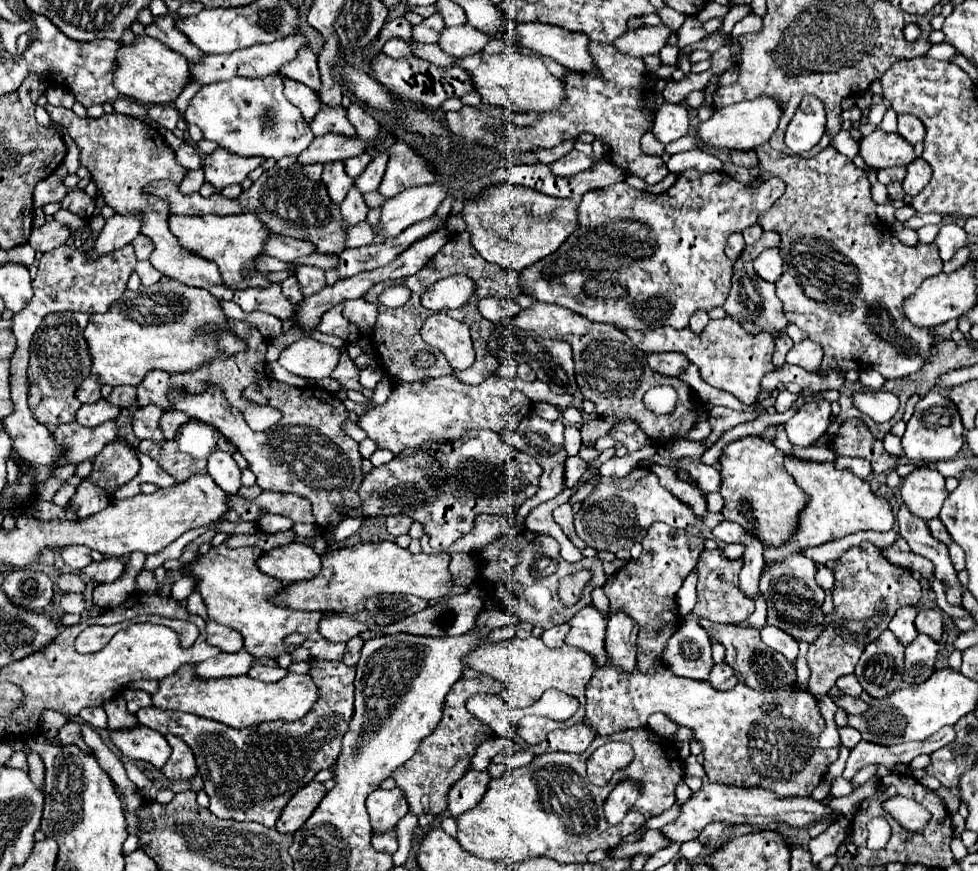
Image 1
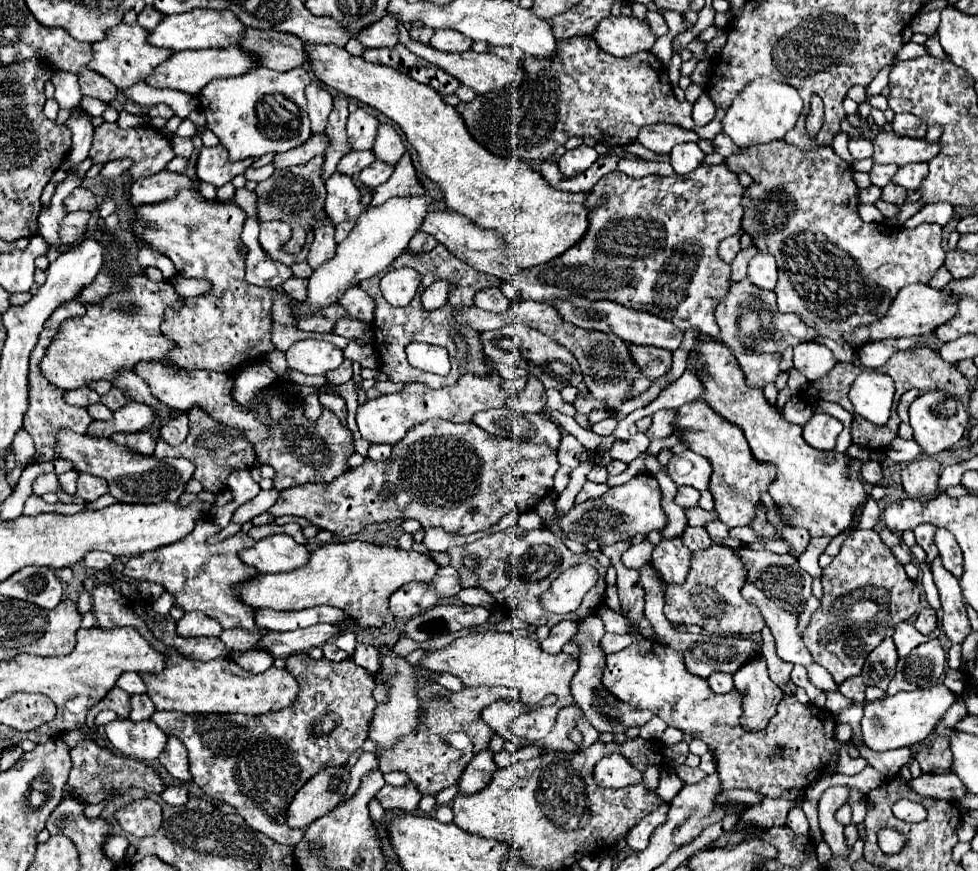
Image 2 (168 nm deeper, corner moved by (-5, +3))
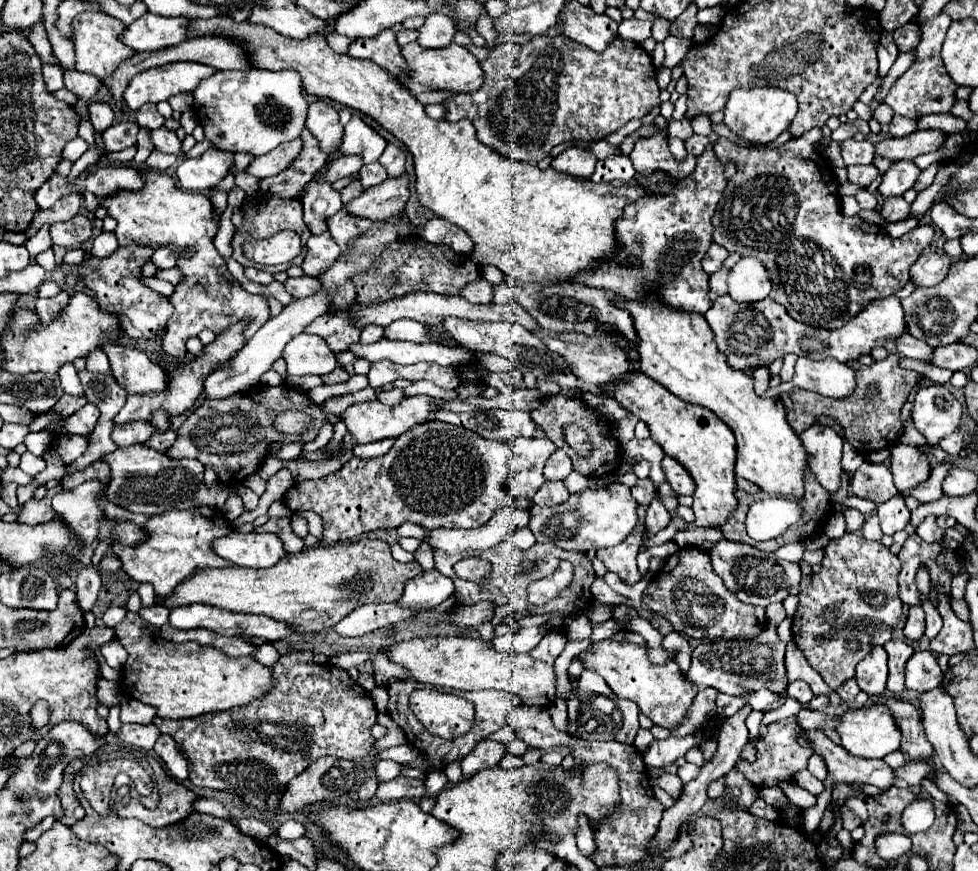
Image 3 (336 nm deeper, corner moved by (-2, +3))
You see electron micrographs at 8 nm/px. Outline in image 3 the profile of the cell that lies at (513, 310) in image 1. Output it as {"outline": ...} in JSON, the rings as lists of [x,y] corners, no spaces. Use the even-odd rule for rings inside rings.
{"outline":[[[482,278],[482,280],[476,280],[476,282],[468,284],[460,294],[472,304],[490,304],[492,296],[494,296],[494,288],[488,280]]]}

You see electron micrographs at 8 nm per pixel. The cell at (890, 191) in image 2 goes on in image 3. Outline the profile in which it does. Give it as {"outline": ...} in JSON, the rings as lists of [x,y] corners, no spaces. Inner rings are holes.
{"outline":[[[898,196],[898,198],[884,198],[882,204],[882,216],[890,222],[900,222],[910,216],[910,204]]]}

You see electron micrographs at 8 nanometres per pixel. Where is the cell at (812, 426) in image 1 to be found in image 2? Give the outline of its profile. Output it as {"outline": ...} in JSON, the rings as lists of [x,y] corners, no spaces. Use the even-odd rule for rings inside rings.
{"outline":[[[815,414],[805,426],[803,426],[803,438],[809,446],[817,450],[835,450],[837,436],[841,434],[843,424],[827,414]]]}

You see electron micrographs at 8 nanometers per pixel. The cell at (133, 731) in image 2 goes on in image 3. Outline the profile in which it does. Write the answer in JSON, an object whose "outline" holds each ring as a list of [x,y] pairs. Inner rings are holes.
{"outline":[[[122,724],[116,736],[128,746],[136,746],[144,752],[150,752],[154,748],[156,738],[160,736],[160,730],[156,728],[156,724]]]}

